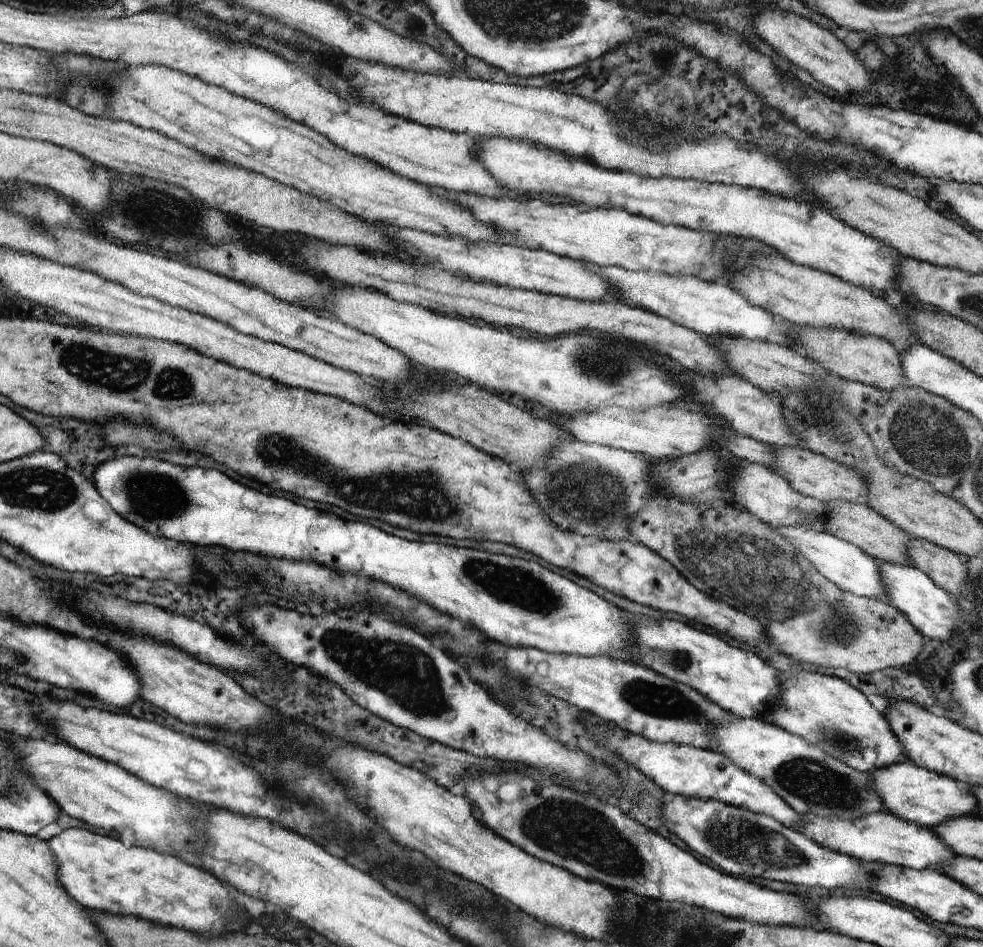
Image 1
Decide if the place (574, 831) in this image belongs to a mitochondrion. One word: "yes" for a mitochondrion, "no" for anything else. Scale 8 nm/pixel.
yes

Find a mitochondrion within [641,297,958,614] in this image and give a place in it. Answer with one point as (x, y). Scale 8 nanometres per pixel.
(818, 410)

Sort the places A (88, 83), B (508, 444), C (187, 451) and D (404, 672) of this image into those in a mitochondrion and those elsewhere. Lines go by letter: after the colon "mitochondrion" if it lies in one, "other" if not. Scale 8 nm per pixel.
A: mitochondrion
B: other
C: other
D: mitochondrion

